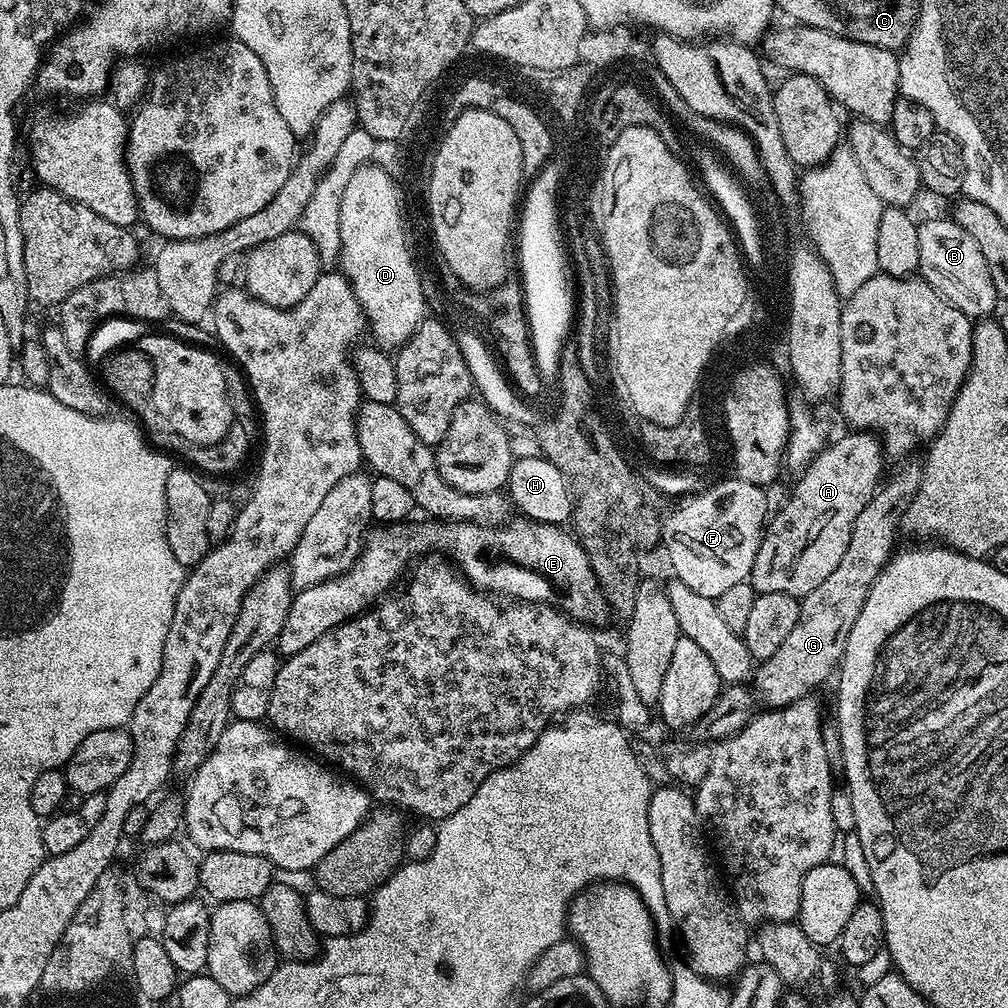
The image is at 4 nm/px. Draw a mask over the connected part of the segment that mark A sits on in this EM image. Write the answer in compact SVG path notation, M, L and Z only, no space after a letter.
M848 430L845 433L845 436L838 437L836 441L833 439L821 448L807 468L799 473L800 481L793 486L792 497L777 512L775 509L774 515L767 521L764 537L758 546L758 558L754 558L750 577L751 586L757 594L806 597L810 590L818 590L818 586L822 586L822 582L826 582L828 575L837 568L838 562L842 562L842 554L846 554L846 546L850 546L854 522L858 522L862 506L870 502L881 483L880 470L886 463L882 455L882 445L871 431Z

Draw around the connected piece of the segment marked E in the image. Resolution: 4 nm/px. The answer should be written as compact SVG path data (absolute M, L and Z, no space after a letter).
M431 518L421 521L421 524L405 522L373 527L350 570L318 586L297 591L292 598L290 614L286 614L286 626L280 631L279 655L287 658L298 654L331 628L368 611L400 575L405 575L413 561L429 554L443 554L473 588L485 594L501 592L508 596L504 598L529 604L555 601L564 615L589 626L602 619L604 612L606 616L604 593L596 582L588 551L567 527L527 518L512 518L497 525L454 524Z

